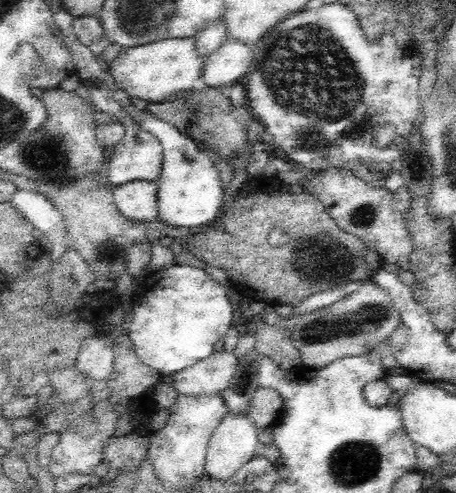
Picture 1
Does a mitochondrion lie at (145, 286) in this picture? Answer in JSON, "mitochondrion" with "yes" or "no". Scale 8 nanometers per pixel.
{"mitochondrion":"no"}

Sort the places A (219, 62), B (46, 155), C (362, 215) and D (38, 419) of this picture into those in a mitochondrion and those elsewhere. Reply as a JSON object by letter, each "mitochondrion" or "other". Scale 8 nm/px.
{"A":"other","B":"mitochondrion","C":"mitochondrion","D":"other"}

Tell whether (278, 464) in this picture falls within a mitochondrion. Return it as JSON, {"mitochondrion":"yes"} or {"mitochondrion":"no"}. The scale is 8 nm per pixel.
{"mitochondrion":"no"}

